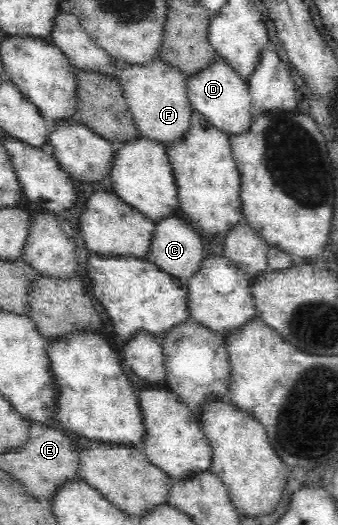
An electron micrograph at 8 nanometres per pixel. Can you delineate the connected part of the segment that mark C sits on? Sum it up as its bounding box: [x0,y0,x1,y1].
[149,214,204,282]

